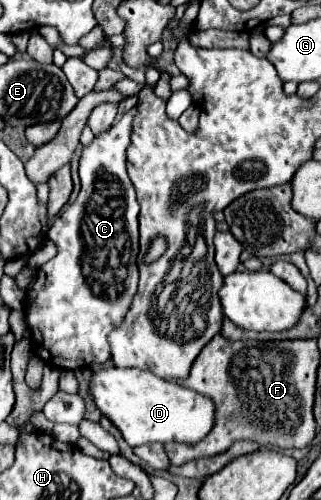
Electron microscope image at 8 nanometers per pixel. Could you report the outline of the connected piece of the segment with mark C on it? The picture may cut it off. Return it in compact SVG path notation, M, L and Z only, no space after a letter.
M137 105L123 115L123 121L115 123L107 133L101 133L89 147L83 149L79 159L81 191L77 195L77 201L69 209L65 209L59 219L53 221L47 233L47 237L57 245L57 255L43 267L39 267L37 279L31 285L33 289L29 289L27 293L25 317L29 327L33 329L33 349L43 361L55 365L57 369L103 365L111 357L107 335L123 323L133 295L137 293L139 271L135 261L139 253L139 203L125 165L125 151L131 143L135 115Z

